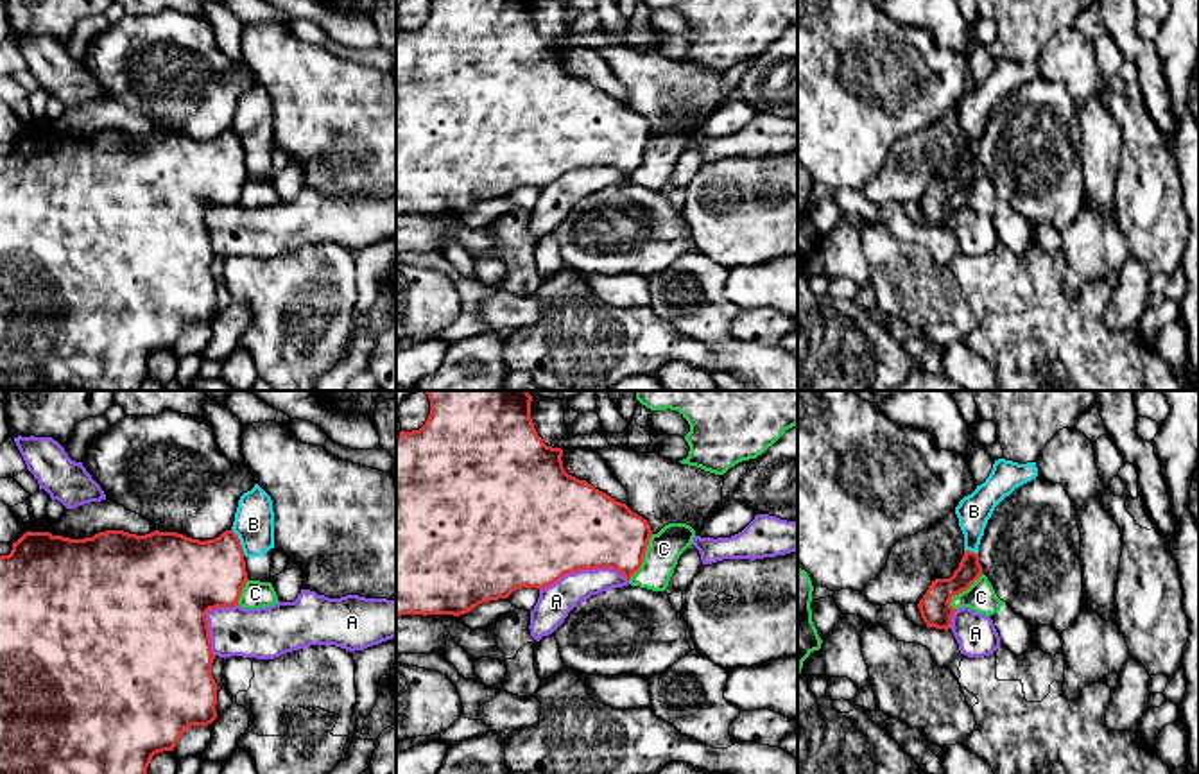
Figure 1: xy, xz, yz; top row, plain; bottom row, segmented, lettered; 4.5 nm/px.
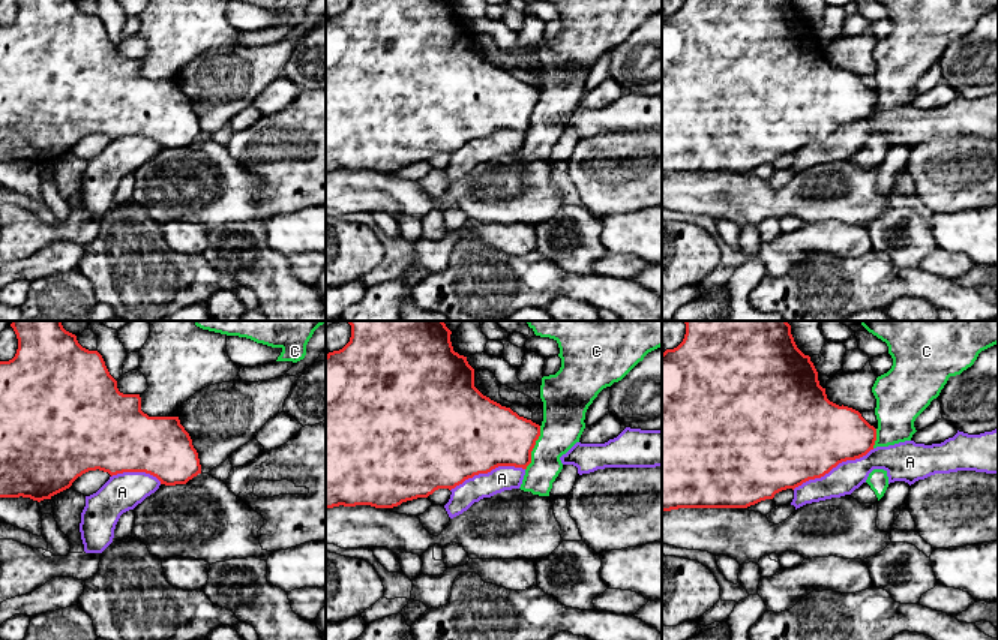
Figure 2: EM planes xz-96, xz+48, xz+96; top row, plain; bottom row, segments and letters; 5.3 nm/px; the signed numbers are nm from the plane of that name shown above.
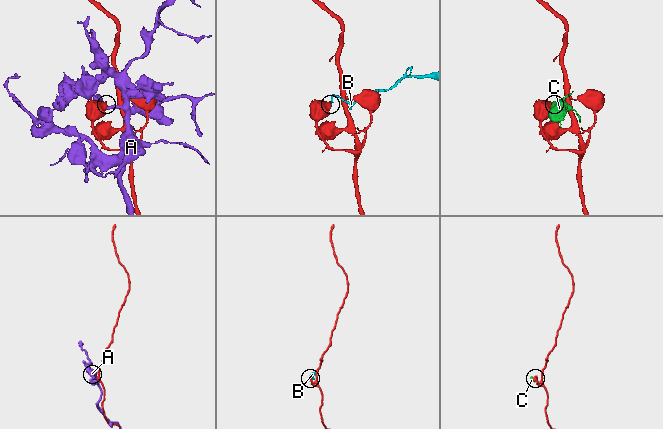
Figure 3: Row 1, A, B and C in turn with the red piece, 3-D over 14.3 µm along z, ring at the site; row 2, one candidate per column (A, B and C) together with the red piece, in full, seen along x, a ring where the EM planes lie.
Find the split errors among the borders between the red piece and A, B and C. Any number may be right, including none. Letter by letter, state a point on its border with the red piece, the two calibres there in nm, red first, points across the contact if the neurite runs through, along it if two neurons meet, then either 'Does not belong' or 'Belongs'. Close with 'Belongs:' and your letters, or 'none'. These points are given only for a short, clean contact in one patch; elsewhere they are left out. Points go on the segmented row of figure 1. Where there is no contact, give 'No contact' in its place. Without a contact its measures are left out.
A: Touches red at xz (583, 568). Thickness 480 nm (red) against 160 nm. Does not belong
B: Touches red at xy (239, 541). Thickness 320 nm (red) against 180 nm. Boundary: xy (232, 527), (244, 554). Does not belong
C: Touches red at xz (642, 558). Thickness 340 nm (red) against 160 nm. Boundary: xz (653, 534), (642, 565), (628, 579). Does not belong
Belongs: none

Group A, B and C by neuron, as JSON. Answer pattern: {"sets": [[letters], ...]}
{"sets": [["A"], ["B"], ["C"]]}

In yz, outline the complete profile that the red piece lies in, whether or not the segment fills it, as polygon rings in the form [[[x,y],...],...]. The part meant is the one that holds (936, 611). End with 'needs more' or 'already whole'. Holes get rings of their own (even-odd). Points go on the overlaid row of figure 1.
[[[966,550],[959,568],[950,579],[936,579],[919,600],[918,607],[927,627],[948,631],[955,609],[950,600],[966,591],[982,575],[979,554]]]; already whole

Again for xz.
[[[425,391],[430,400],[430,414],[419,430],[396,435],[396,616],[401,615],[464,615],[479,604],[507,598],[520,588],[543,589],[566,573],[579,570],[611,568],[627,580],[640,570],[647,543],[652,536],[647,520],[633,512],[625,503],[595,489],[586,480],[568,475],[563,468],[563,450],[552,448],[538,435],[532,417],[532,396],[527,391]]]; already whole

